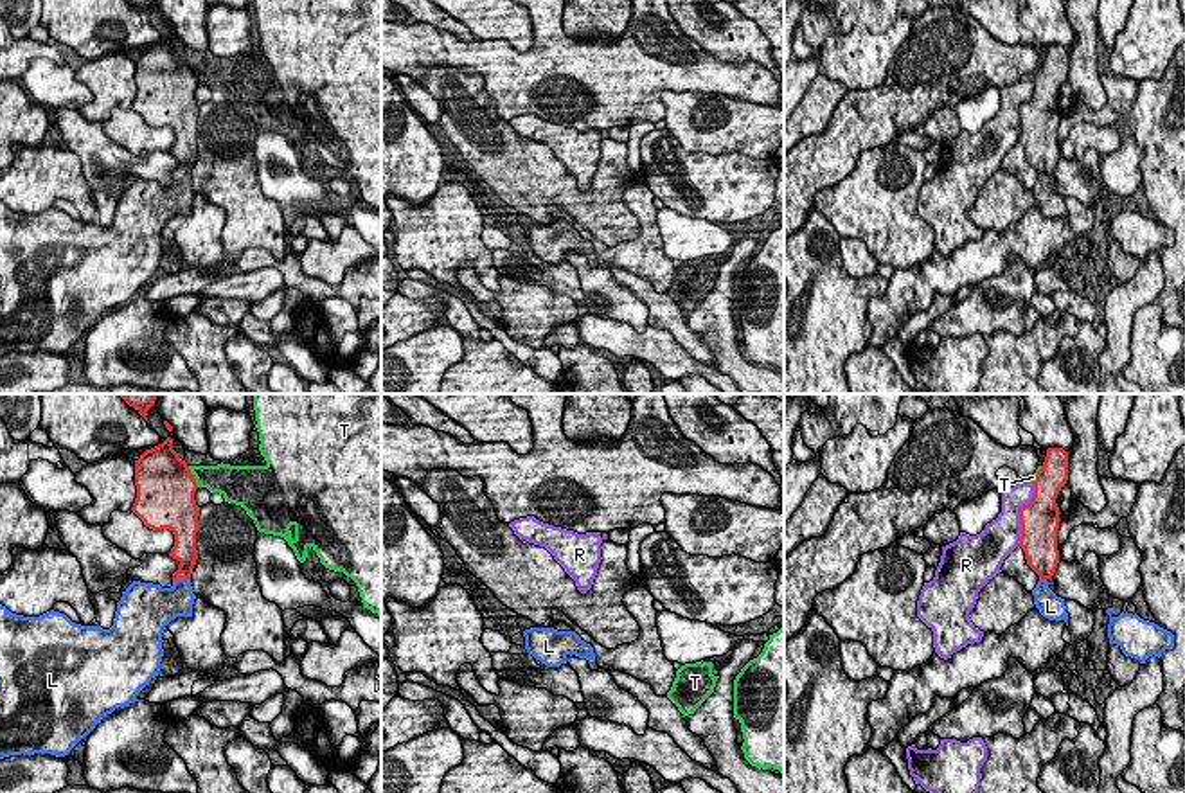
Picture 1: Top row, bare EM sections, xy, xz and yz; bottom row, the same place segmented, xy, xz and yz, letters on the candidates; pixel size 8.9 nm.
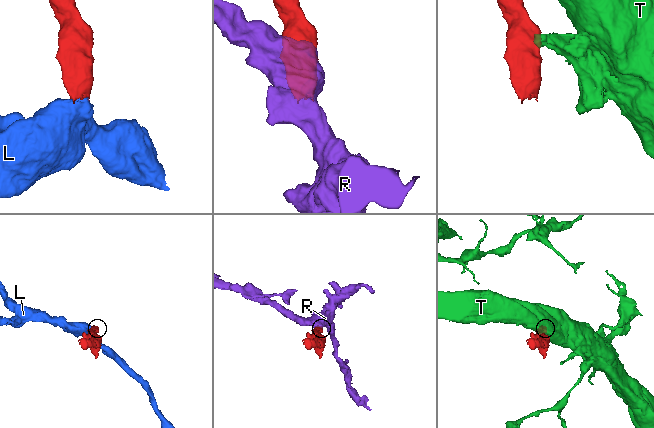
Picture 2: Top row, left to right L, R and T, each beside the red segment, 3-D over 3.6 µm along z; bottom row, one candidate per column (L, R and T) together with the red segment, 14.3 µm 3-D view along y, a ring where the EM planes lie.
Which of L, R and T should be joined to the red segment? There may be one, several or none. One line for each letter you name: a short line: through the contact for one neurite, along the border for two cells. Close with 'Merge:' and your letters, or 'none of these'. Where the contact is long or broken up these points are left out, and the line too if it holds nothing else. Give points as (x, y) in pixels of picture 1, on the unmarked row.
L: Line: xy (184, 148), (180, 175), (180, 195), (177, 198)
Merge: L

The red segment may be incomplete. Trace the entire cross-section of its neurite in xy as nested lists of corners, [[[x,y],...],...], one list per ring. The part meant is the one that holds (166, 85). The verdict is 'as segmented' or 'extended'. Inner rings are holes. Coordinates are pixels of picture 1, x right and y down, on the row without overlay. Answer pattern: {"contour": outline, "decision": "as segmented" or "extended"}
{"contour": [[[173,36],[146,47],[135,58],[137,95],[131,108],[153,128],[169,126],[174,131],[174,144],[169,153],[176,156],[178,167],[173,171],[173,183],[162,185],[153,180],[133,178],[117,200],[113,223],[81,223],[65,210],[47,209],[40,214],[23,214],[11,210],[0,201],[0,356],[9,352],[50,351],[65,354],[85,336],[95,322],[115,306],[133,300],[138,290],[160,270],[164,254],[162,230],[176,214],[192,214],[196,192],[191,183],[191,171],[198,156],[196,129],[200,104],[194,90],[198,79],[180,50],[173,47]]], "decision": "extended"}

